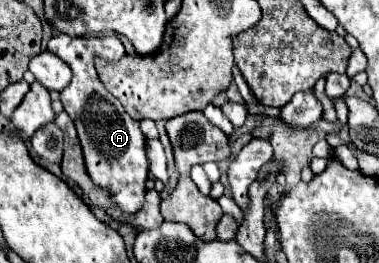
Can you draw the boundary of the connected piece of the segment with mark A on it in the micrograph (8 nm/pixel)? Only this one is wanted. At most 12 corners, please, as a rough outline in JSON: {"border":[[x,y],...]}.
{"border":[[55,35],[73,71],[61,103],[87,175],[123,215],[145,205],[147,141],[101,85],[111,37]]}

